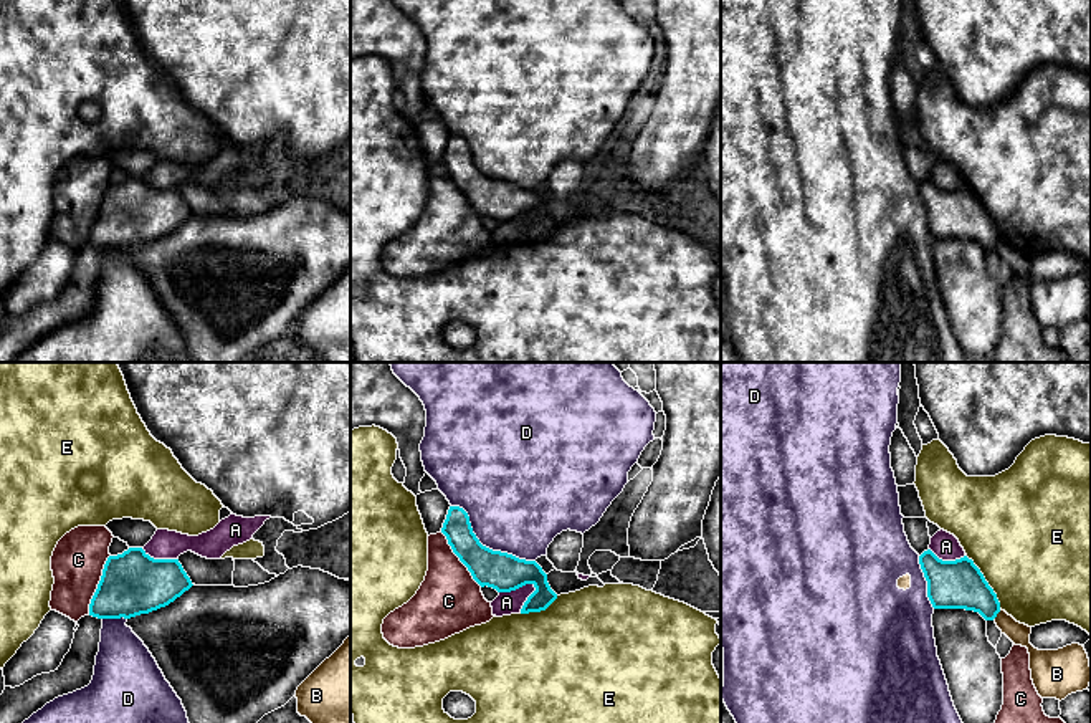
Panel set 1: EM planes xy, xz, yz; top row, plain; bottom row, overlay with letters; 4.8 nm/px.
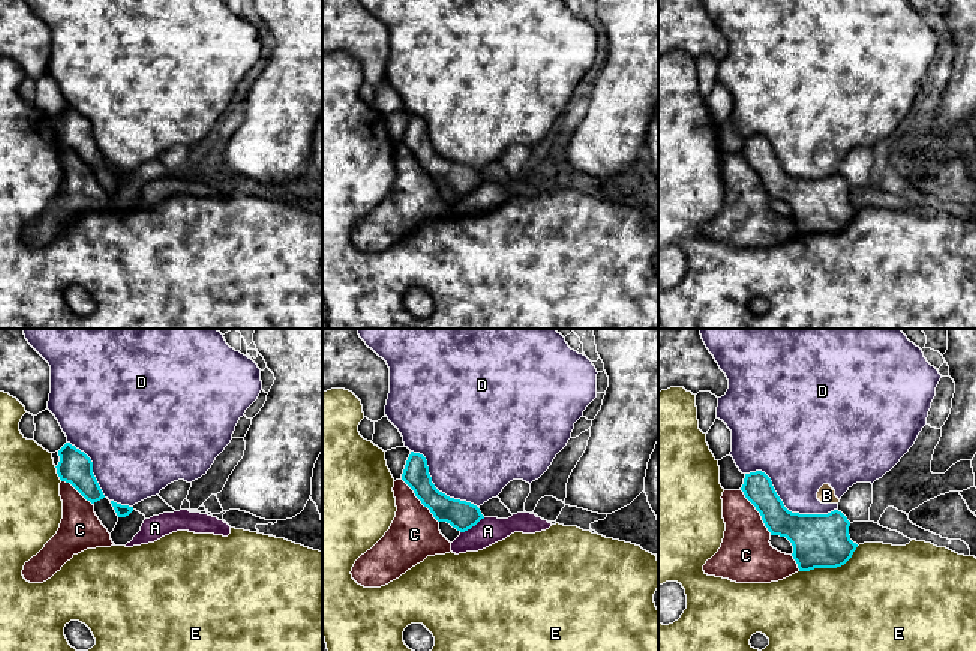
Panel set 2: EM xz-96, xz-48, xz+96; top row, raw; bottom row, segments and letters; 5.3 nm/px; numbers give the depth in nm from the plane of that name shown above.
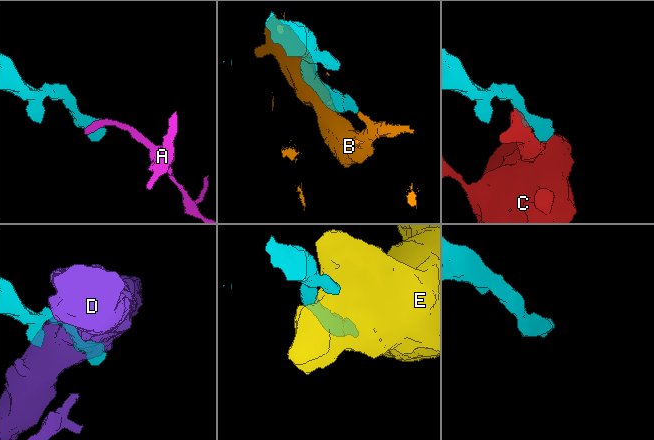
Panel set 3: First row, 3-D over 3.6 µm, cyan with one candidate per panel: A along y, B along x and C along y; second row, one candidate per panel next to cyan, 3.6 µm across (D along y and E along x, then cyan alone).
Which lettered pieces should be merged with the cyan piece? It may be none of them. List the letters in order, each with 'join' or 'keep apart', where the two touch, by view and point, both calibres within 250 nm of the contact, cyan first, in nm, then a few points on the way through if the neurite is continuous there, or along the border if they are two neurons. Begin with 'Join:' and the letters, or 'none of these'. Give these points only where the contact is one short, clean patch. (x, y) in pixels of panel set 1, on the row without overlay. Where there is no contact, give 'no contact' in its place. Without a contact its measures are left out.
Join: none of these
A: keep apart | xz (518, 217) | 190/110 nm | along xz (536, 217), (523, 214), (509, 220), (500, 220)
B: keep apart | yz (997, 242) | 240/100 nm | along yz (1000, 239), (992, 248)
C: keep apart | xy (98, 214) | 300/260 nm
D: keep apart | xz (485, 176) | 190/460 nm
E: keep apart | yz (986, 210) | 240/500 nm

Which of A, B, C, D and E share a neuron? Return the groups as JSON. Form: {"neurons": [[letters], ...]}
{"neurons": [["A"], ["B", "D"], ["C"], ["E"]]}

